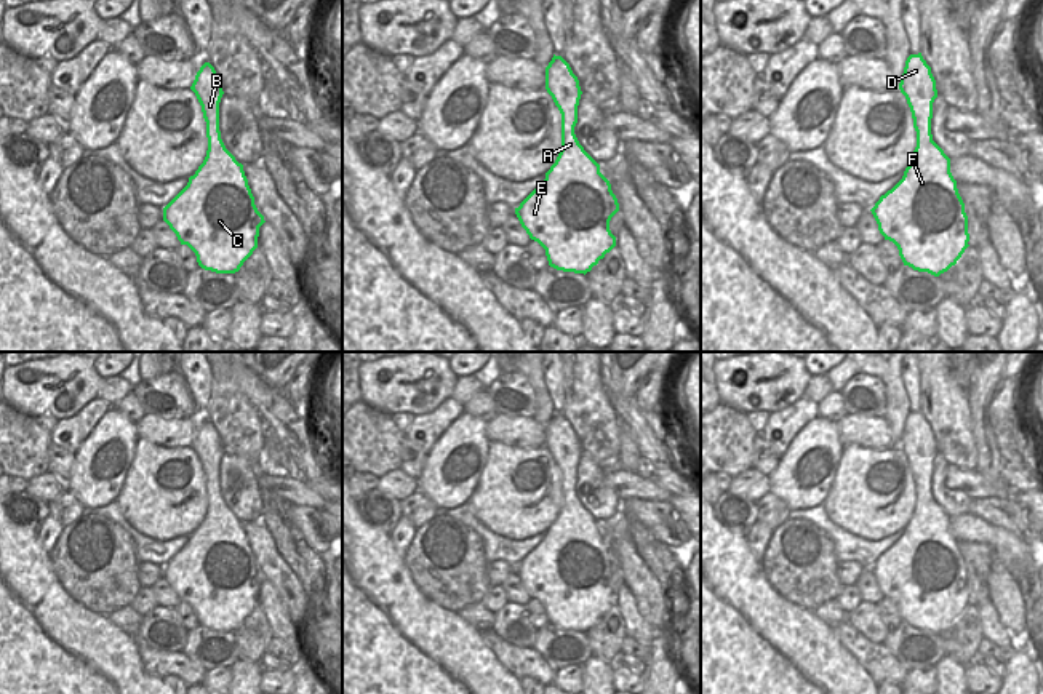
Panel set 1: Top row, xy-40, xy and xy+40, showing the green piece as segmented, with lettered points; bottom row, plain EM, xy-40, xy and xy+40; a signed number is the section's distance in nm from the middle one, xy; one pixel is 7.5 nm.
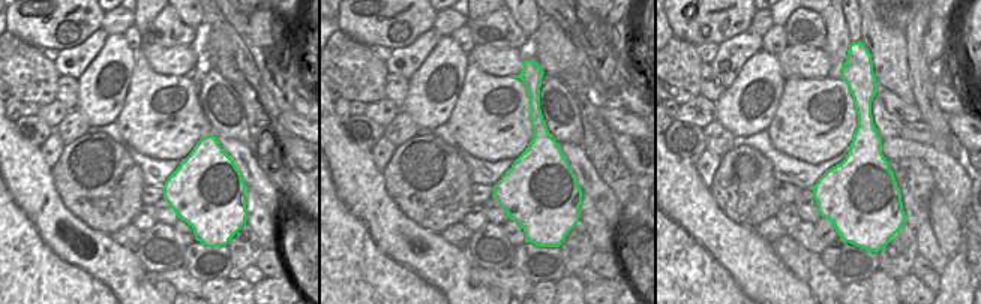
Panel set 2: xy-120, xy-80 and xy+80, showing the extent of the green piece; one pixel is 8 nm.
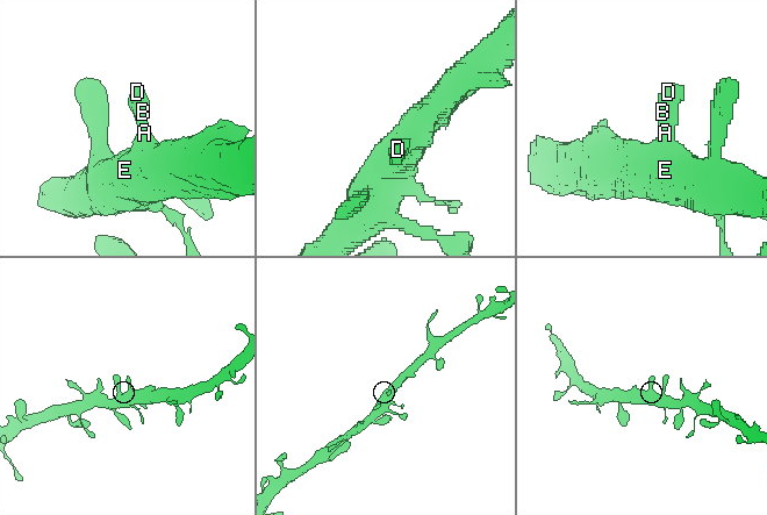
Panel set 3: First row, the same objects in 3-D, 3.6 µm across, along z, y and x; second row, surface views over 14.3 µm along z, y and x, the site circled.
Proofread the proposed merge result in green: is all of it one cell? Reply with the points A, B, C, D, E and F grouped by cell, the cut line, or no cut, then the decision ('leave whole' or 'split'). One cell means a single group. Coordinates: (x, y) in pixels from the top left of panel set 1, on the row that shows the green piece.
A B C D E F; no cut; leave whole

